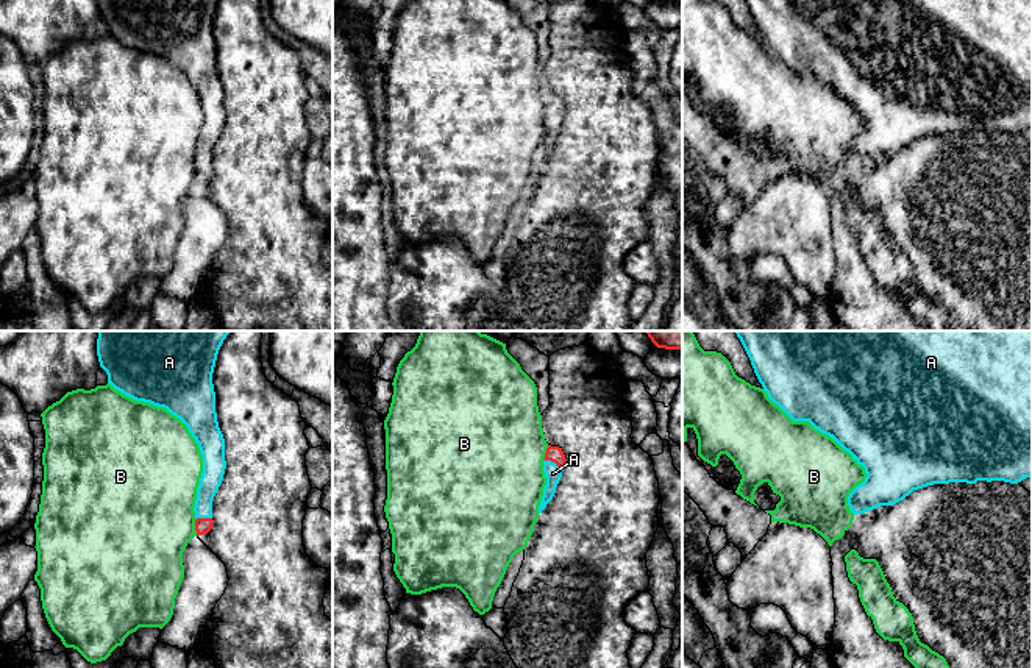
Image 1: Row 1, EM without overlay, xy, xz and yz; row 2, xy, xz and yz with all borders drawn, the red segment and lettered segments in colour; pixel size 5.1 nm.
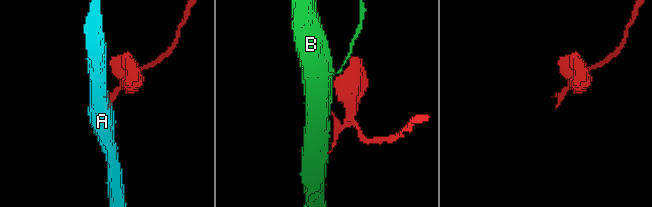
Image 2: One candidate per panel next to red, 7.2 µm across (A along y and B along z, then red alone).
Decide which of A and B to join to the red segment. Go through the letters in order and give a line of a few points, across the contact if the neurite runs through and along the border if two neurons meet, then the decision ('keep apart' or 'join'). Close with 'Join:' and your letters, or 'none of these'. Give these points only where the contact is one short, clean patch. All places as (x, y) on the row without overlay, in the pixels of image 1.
A: line xz (553, 103), (553, 111), (553, 124); join
B: keep apart
Join: A

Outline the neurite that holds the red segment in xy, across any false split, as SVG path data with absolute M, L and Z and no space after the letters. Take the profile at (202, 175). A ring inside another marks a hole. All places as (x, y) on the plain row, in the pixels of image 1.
M97 0L100 17L108 25L108 34L123 45L167 59L180 69L198 94L203 106L203 123L195 150L197 186L212 179L212 150L223 131L225 89L215 62L212 23L219 0Z

